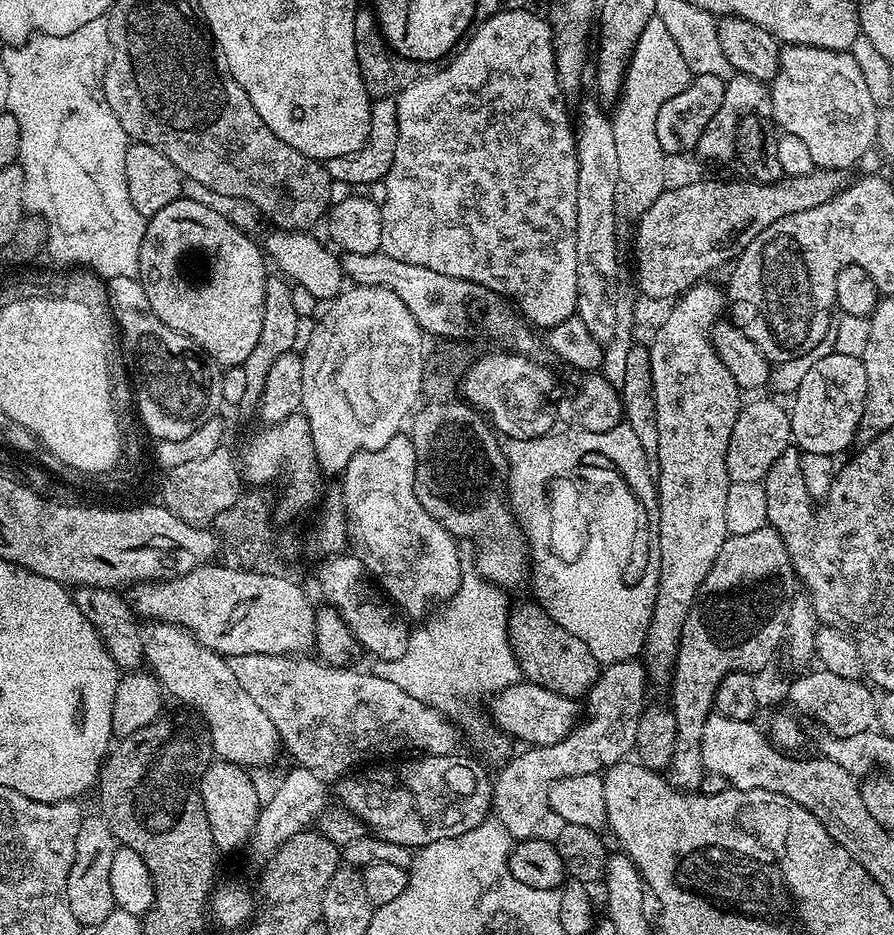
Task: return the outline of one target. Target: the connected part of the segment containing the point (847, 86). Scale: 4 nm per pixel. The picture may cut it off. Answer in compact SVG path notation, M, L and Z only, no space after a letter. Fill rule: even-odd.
M784 44L780 69L770 81L770 108L771 104L771 119L804 143L816 168L851 169L876 143L878 105L870 98L866 78L862 78L862 70L851 51Z

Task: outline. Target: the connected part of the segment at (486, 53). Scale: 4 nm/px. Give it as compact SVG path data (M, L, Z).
M512 8L509 12L501 10L489 20L479 21L463 47L448 62L441 72L433 76L417 75L412 84L395 97L398 106L398 146L394 150L394 162L382 181L384 200L380 204L380 251L390 254L390 258L398 258L398 262L410 262L410 266L426 266L426 270L438 270L438 274L450 274L450 278L474 282L489 293L501 292L520 303L521 310L528 319L533 320L530 321L533 325L538 324L542 330L553 328L573 319L578 298L578 258L574 254L574 238L578 230L578 158L574 120L568 117L568 100L559 86L558 70L555 69L552 25L543 15L535 16L520 8Z

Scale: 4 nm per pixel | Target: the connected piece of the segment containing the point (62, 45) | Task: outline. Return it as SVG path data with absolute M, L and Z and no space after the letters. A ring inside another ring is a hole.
M104 16L94 18L94 22L86 22L86 26L78 26L70 34L61 36L41 36L39 34L19 46L8 46L4 52L4 72L8 75L8 106L7 111L18 120L21 130L21 146L18 167L24 173L24 206L33 216L40 216L48 225L47 255L65 266L79 266L81 269L91 269L103 278L121 276L130 278L139 277L140 251L142 238L146 227L146 217L134 208L130 200L130 193L126 182L126 152L130 145L128 135L122 130L122 122L110 110L104 97L104 72L108 68L108 58L112 54L110 38L108 37L108 21Z

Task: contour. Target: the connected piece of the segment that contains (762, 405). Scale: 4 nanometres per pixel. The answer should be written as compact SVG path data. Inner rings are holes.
M756 400L743 405L735 420L734 430L727 447L727 476L731 483L762 482L770 466L787 453L792 442L791 415L770 400Z

